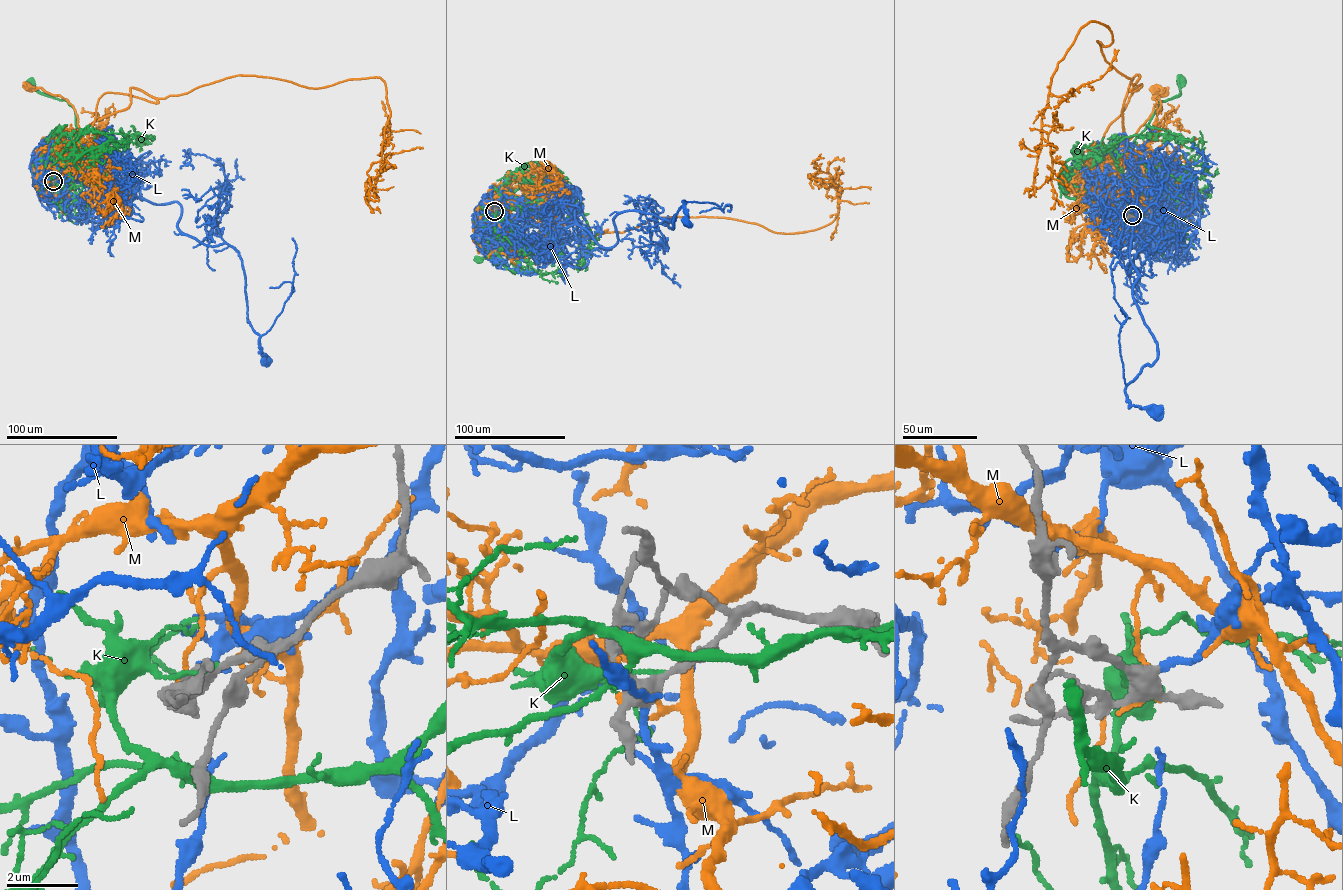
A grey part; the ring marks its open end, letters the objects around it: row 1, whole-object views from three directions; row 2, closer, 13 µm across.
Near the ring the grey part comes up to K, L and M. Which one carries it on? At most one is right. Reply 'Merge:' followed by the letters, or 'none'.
Merge: L

